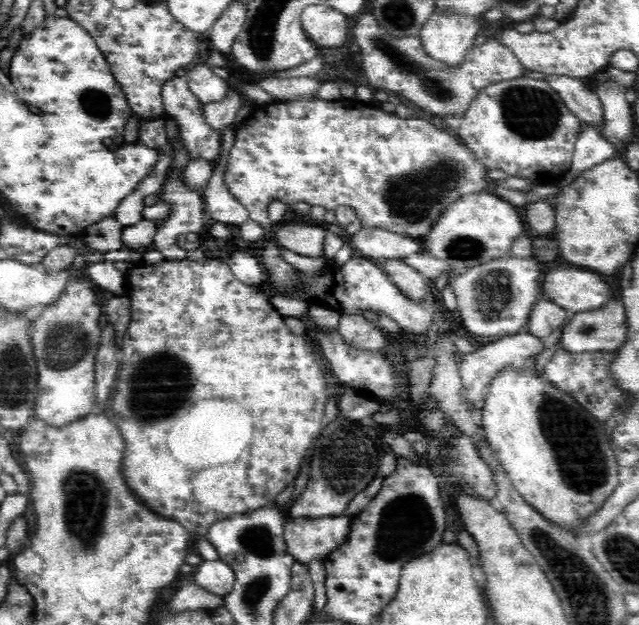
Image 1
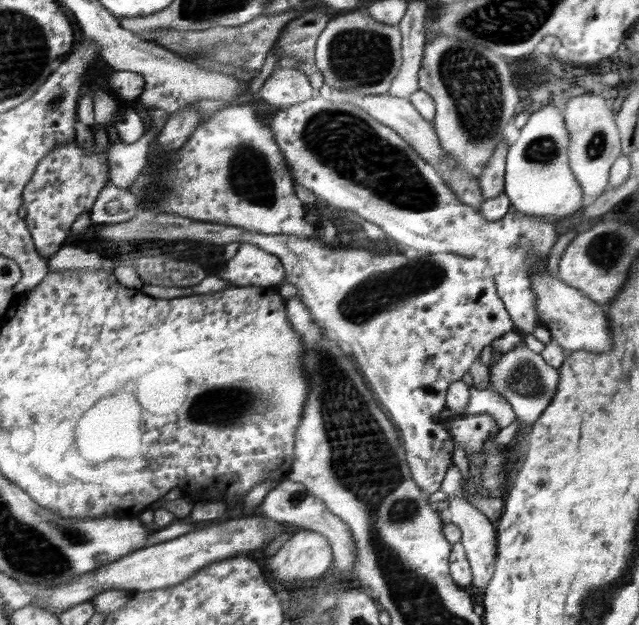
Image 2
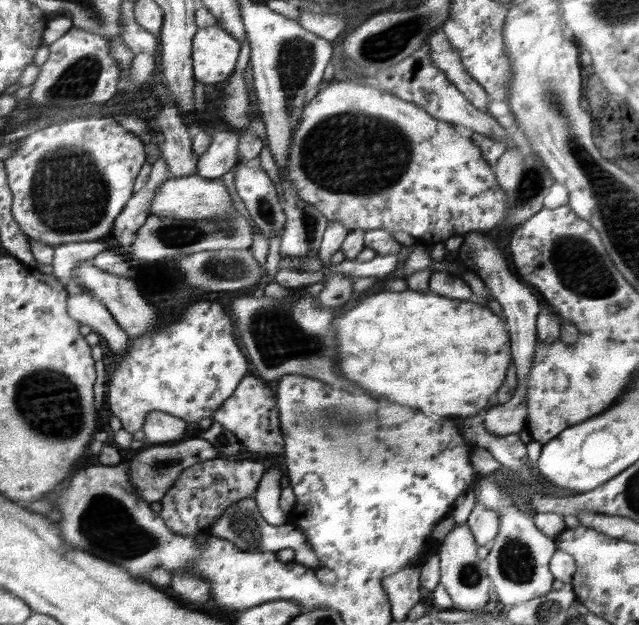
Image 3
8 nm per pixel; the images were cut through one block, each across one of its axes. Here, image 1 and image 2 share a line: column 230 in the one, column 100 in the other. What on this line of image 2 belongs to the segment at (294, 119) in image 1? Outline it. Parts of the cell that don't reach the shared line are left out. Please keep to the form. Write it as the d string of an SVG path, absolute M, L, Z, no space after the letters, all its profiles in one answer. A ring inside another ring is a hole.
M100 130L96 131L96 135L94 149L91 151L86 150L84 146L80 146L77 141L64 143L62 147L56 147L55 151L52 151L50 156L42 161L39 170L36 171L35 179L31 184L28 184L27 190L24 191L24 205L27 209L27 216L24 218L24 221L29 224L29 228L35 237L38 252L43 253L44 256L52 258L63 249L65 246L64 242L68 240L68 234L73 232L76 221L83 214L91 212L100 195L107 188L108 183L110 183L110 145L104 142Z

